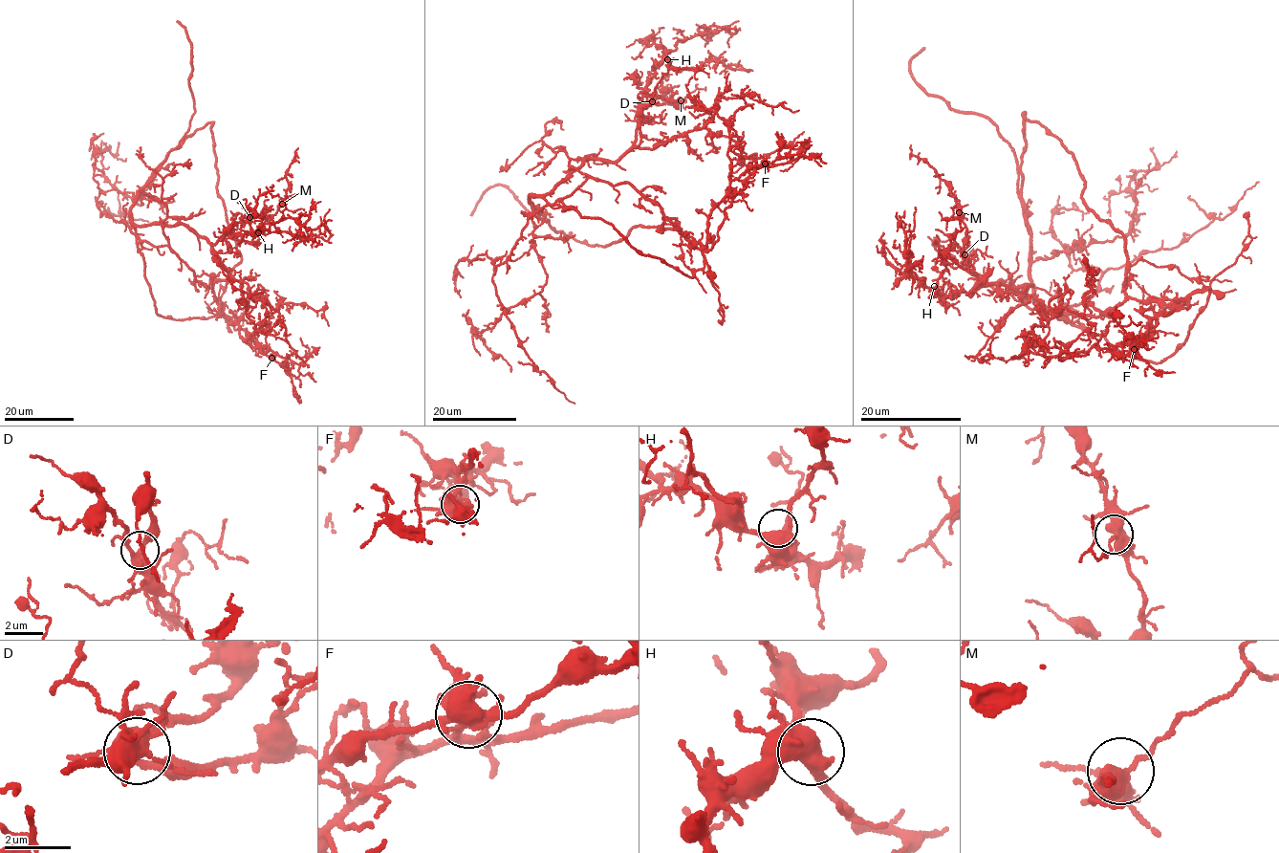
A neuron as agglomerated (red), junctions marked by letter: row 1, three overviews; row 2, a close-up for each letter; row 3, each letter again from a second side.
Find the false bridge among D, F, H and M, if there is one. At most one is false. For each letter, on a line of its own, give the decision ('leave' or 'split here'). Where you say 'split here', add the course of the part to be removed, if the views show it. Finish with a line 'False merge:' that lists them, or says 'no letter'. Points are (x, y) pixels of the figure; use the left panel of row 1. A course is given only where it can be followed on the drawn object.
D: leave
F: leave
H: leave
M: leave
False merge: no letter

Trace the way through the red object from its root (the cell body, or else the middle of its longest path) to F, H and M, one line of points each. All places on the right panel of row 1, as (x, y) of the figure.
F: (1094, 215), (1124, 237), (1128, 296), (1168, 305), (1182, 300), (1151, 318), (1150, 336), (1135, 349)
H: (1094, 215), (1126, 252), (1124, 300), (1104, 314), (1033, 309), (1018, 292), (1025, 282), (970, 295), (934, 286)
M: (1094, 215), (1124, 237), (1125, 295), (1075, 317), (1027, 306), (1017, 289), (1029, 283), (978, 281), (959, 212)

